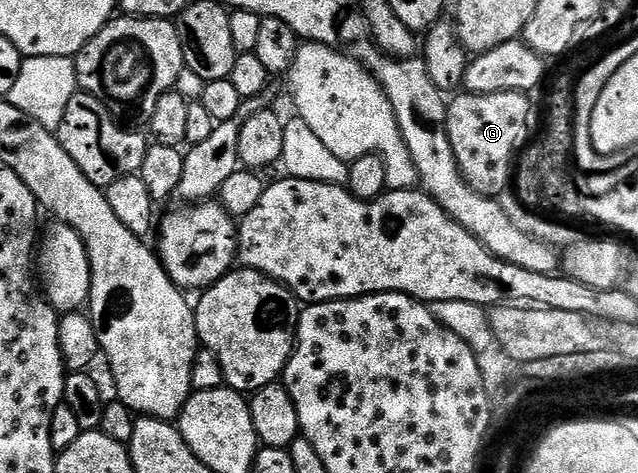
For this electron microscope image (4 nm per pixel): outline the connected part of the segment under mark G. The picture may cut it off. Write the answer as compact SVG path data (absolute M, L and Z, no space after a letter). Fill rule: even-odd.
M460 92L456 101L447 106L447 134L453 147L453 155L459 164L463 178L477 191L486 197L498 198L513 181L513 170L517 158L532 140L531 128L535 125L535 113L531 110L531 97L525 93L469 93Z

